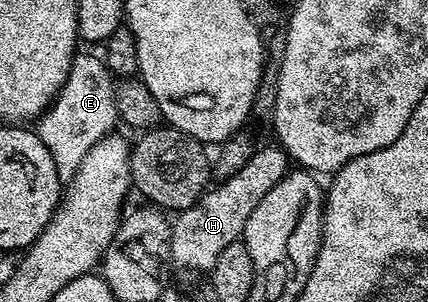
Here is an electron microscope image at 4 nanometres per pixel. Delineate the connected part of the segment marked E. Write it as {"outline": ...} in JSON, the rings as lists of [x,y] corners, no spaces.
{"outline":[[[77,52],[70,63],[70,75],[66,75],[66,83],[58,91],[52,104],[40,114],[34,131],[46,143],[46,151],[50,151],[50,159],[54,159],[54,167],[58,167],[61,182],[67,183],[76,174],[76,169],[86,159],[86,153],[94,143],[109,136],[118,125],[115,107],[114,78],[104,66],[103,56],[92,53]]]}

